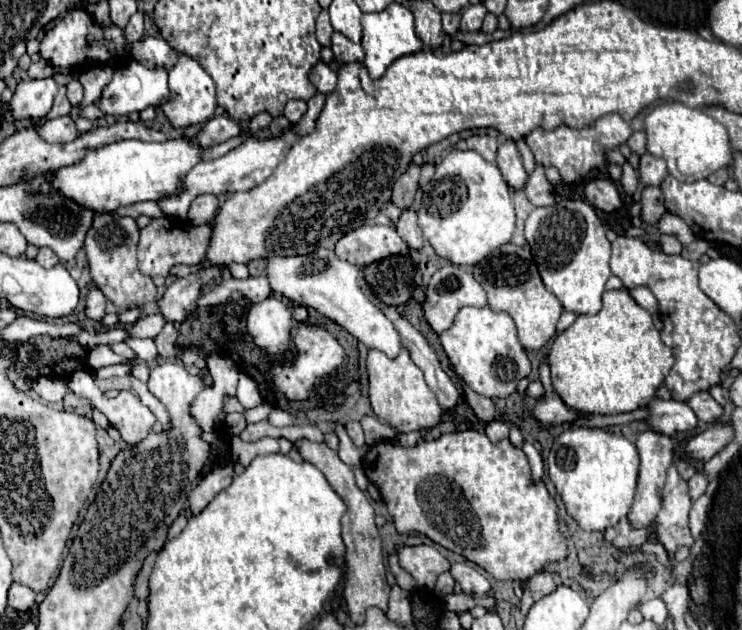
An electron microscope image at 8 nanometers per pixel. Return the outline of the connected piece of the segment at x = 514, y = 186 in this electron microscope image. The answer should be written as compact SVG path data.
M503 140L499 144L497 166L499 166L499 172L501 172L503 180L507 182L507 186L511 190L523 190L525 180L527 180L527 172L521 164L521 154L519 154L513 140Z

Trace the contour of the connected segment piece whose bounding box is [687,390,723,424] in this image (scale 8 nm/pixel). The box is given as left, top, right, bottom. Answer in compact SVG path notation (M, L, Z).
M707 390L705 392L697 392L687 404L693 408L693 412L697 414L697 418L703 420L703 422L707 422L707 424L715 422L715 420L719 420L723 416L721 404L715 402L715 398Z

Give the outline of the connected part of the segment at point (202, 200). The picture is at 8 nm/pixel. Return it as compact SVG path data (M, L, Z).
M201 194L201 196L197 196L191 202L189 222L193 226L209 224L213 220L213 216L217 214L217 208L219 208L219 198L217 196L213 196L213 194Z

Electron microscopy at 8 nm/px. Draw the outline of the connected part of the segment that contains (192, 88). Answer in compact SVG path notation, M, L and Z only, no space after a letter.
M181 54L177 64L171 68L171 76L169 76L169 88L171 88L171 100L167 104L163 104L163 112L165 116L171 120L173 126L191 126L191 124L199 124L199 122L207 122L209 118L213 118L215 108L217 108L217 100L215 100L215 82L213 78L203 70L203 66L193 60L187 54Z

